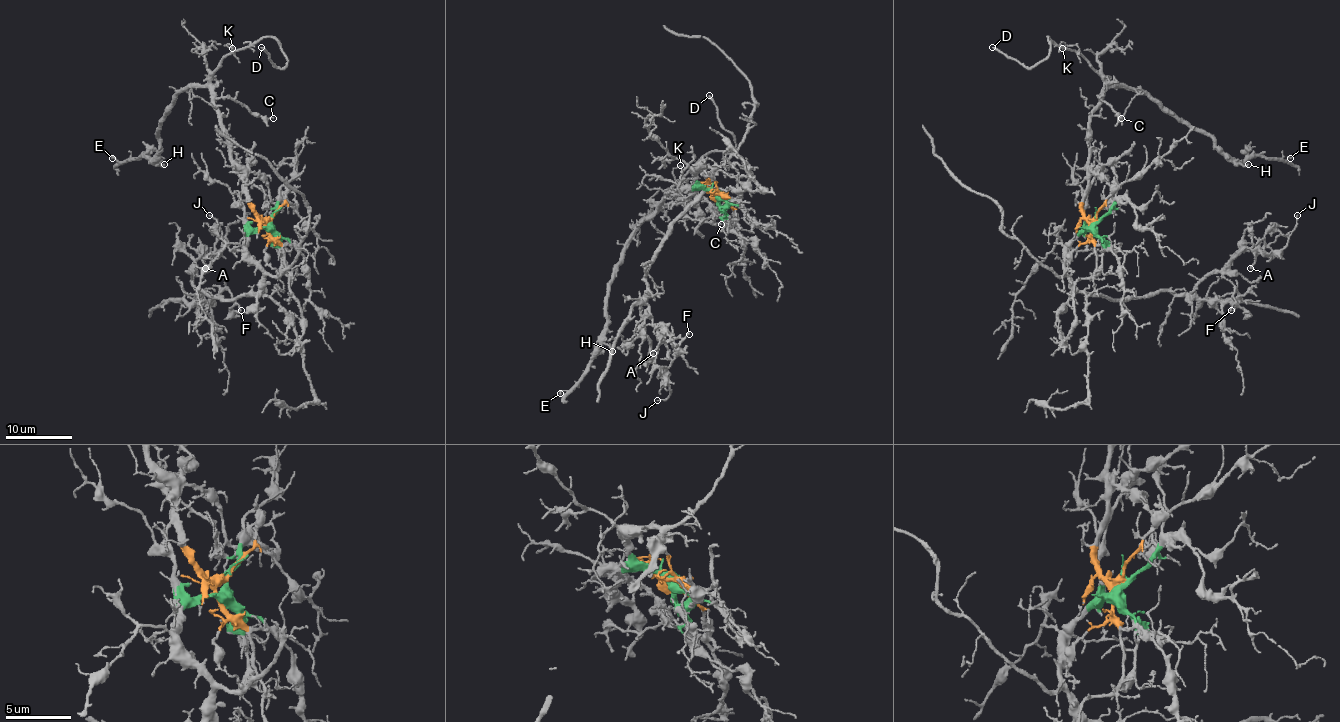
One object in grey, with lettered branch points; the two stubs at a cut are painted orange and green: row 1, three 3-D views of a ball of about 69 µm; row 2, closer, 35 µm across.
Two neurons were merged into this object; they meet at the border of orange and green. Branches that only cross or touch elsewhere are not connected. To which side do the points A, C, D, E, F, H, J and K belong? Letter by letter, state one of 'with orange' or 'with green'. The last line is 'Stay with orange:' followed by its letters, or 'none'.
A: with green
C: with orange
D: with orange
E: with orange
F: with green
H: with orange
J: with green
K: with orange
Stay with orange: C, D, E, H, K

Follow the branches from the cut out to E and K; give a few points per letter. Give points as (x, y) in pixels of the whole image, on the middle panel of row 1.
E: (716, 197), (702, 185), (671, 192), (637, 227), (609, 282), (601, 350), (587, 371), (569, 390), (559, 393)
K: (716, 197), (699, 185), (694, 190), (671, 192), (659, 207), (666, 193), (681, 182), (672, 170), (681, 165)

